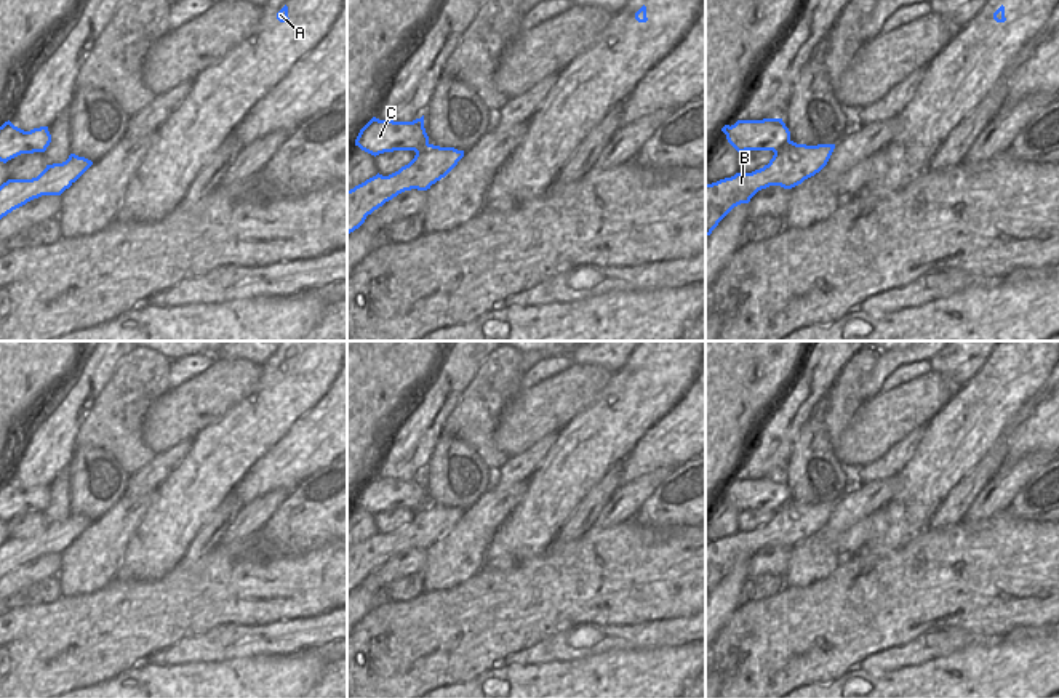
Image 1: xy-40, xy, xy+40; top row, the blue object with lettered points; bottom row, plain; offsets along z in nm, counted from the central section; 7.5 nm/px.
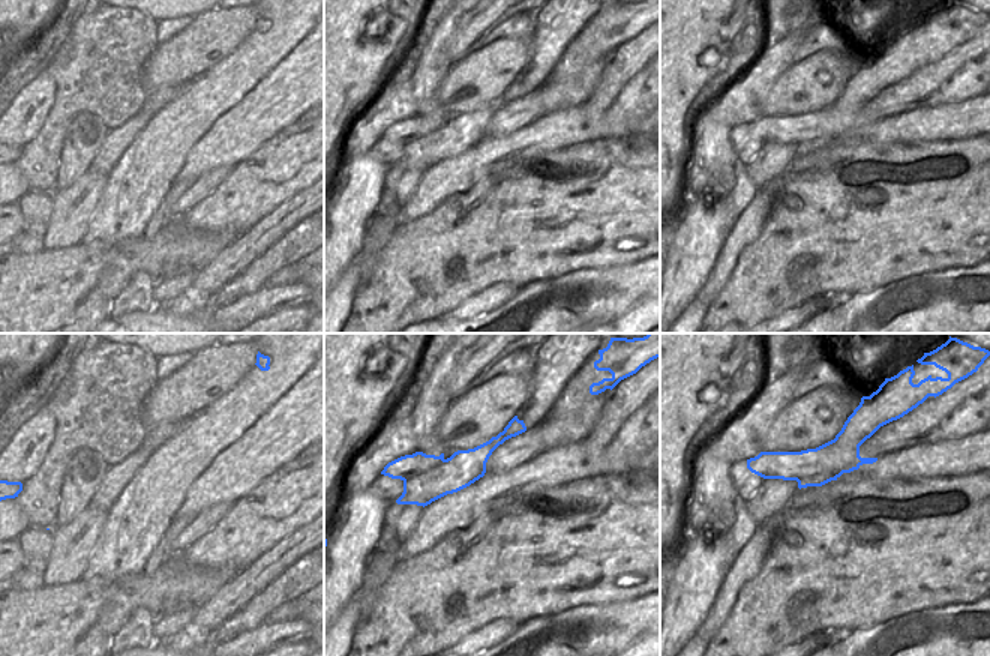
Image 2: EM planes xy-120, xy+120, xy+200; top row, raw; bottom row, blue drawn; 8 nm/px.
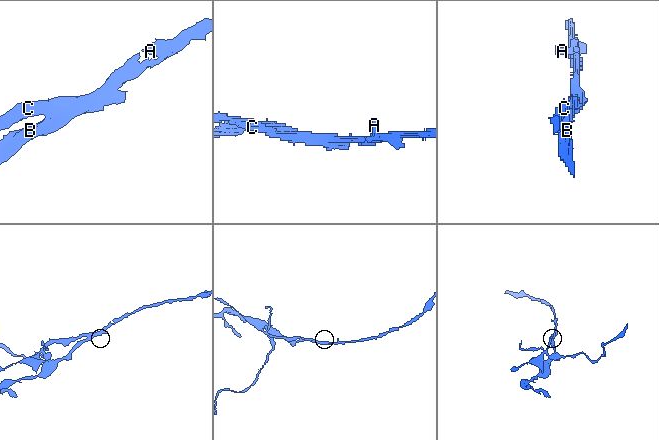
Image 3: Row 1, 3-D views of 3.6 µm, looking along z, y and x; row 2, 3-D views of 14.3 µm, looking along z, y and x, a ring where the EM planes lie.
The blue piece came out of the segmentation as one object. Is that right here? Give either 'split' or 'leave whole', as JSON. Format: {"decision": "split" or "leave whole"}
{"decision": "split"}

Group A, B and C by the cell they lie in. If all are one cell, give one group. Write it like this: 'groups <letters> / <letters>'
groups A B / C

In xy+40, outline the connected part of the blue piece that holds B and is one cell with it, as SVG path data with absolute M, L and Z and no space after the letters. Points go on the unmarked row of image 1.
M792 499L774 511L763 527L705 543L705 596L734 565L749 562L758 549L769 544L792 548L819 532L833 507L835 503L806 504Z

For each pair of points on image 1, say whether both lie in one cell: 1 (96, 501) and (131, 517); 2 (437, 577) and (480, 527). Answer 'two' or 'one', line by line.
1: two
2: one

